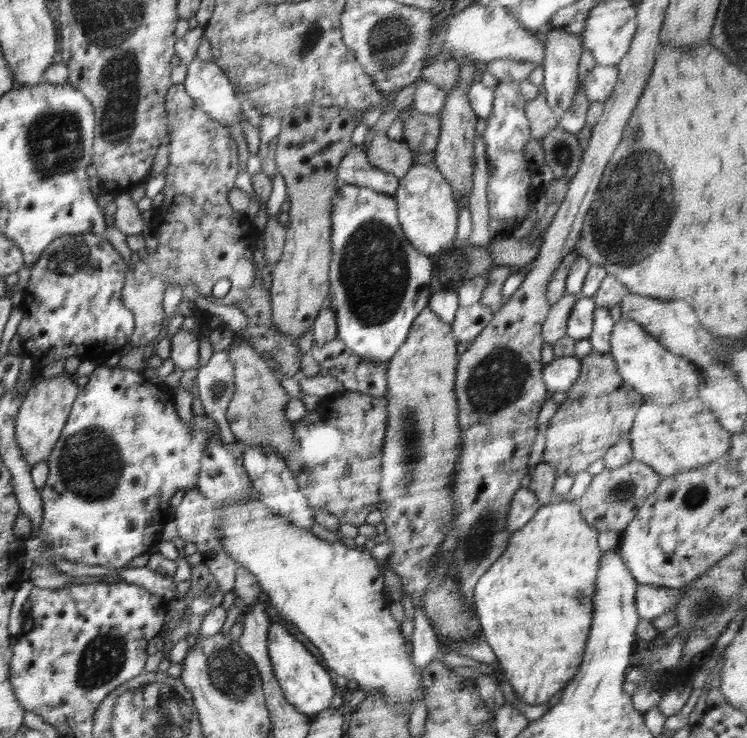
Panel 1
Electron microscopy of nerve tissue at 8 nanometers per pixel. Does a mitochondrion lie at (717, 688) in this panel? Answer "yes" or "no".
no

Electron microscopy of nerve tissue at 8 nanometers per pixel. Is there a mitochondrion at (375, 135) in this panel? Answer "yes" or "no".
no

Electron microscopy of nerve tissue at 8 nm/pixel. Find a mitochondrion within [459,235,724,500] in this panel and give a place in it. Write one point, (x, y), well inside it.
(498, 380)

